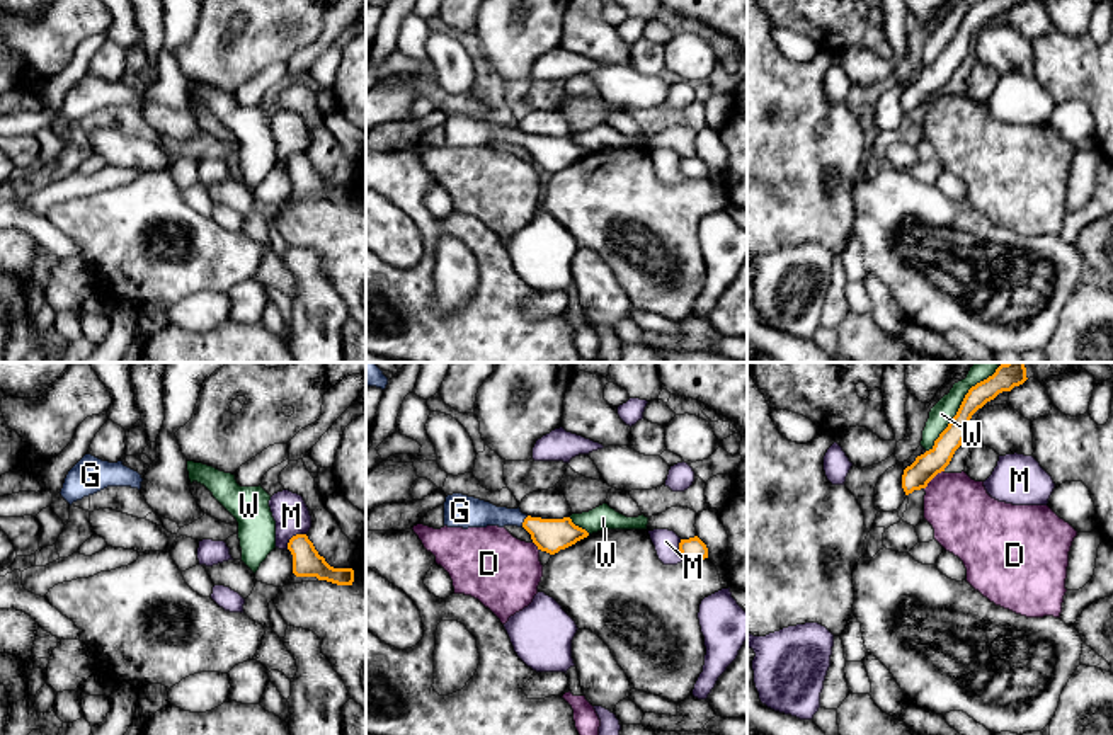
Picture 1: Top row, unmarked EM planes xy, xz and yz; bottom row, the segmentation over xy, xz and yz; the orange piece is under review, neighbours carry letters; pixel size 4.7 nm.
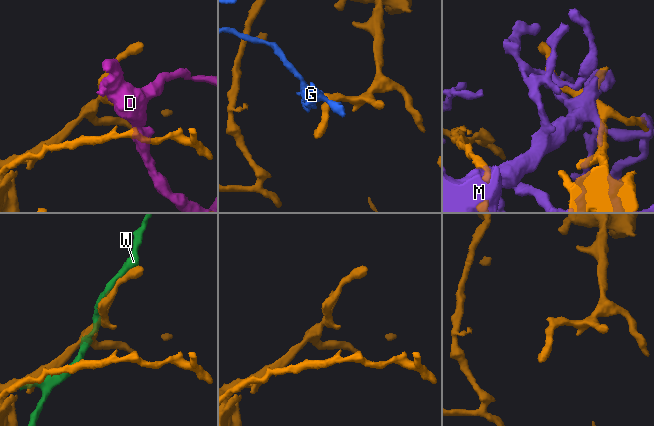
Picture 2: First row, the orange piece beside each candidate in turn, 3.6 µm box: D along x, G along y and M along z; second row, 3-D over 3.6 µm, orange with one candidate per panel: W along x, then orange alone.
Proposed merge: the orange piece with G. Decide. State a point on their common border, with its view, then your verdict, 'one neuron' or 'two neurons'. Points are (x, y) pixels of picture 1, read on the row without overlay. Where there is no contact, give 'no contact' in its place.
xz (525, 140) | one neuron

